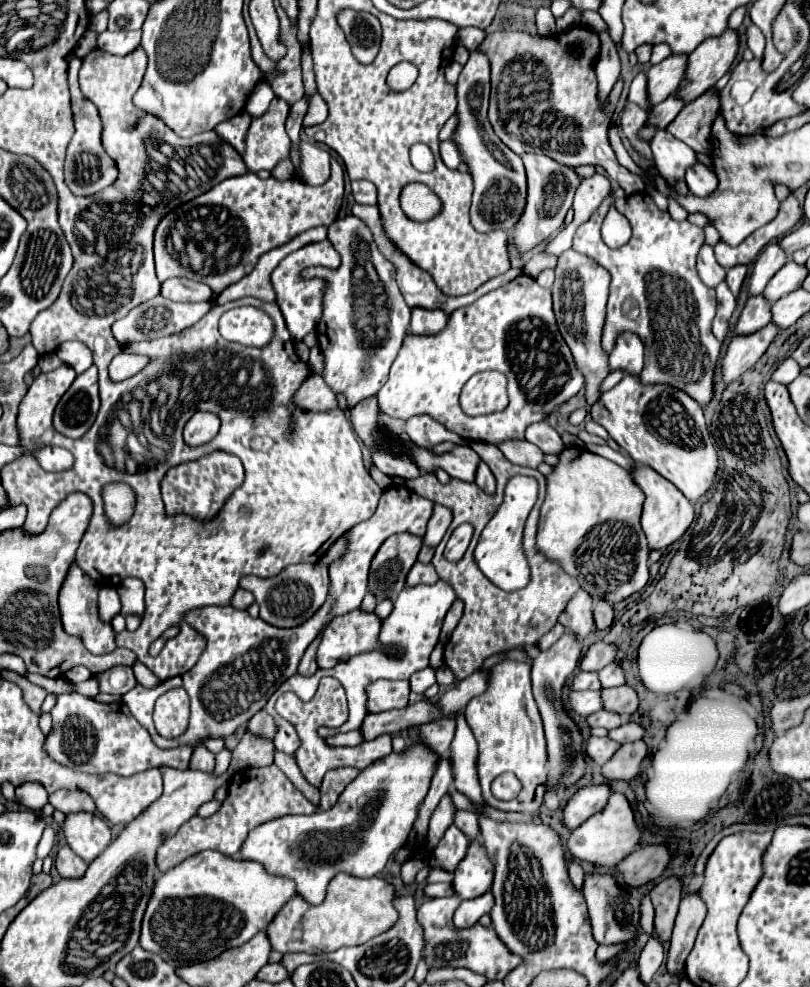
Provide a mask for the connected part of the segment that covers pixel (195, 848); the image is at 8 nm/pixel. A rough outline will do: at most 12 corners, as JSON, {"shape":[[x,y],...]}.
{"shape":[[246,768],[208,818],[158,850],[158,872],[204,850],[238,856],[248,832],[318,808],[276,768]]}

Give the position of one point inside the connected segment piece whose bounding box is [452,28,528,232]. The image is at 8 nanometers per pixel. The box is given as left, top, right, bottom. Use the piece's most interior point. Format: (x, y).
(500, 190)

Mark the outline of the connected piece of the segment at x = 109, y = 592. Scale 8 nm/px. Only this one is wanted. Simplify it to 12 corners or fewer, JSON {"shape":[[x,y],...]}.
{"shape":[[102,586],[98,614],[112,622],[120,614],[120,598],[114,586]]}

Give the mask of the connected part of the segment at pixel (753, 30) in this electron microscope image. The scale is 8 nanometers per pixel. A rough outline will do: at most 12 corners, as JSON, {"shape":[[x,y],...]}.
{"shape":[[752,24],[746,32],[748,48],[754,58],[762,60],[766,38]]}

